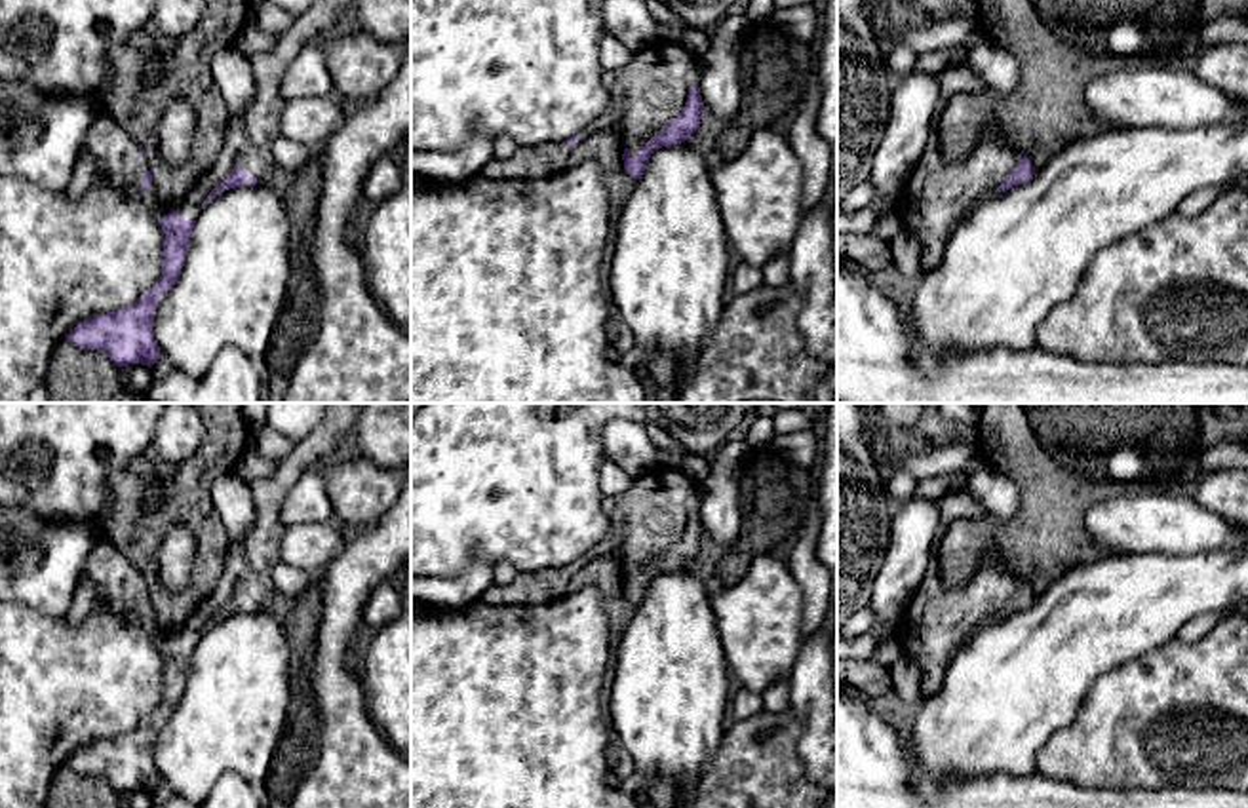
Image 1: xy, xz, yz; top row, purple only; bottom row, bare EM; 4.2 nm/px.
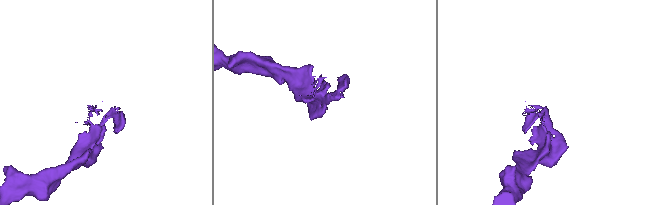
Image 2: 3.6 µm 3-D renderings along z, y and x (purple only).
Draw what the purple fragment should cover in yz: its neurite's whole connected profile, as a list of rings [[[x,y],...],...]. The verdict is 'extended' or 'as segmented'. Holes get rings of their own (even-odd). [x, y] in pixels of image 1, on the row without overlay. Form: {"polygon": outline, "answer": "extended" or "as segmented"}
{"polygon": [[[934,549],[902,620],[898,641],[921,671],[923,698],[944,684],[947,667],[965,643],[995,618],[1006,618],[1033,605],[1027,582],[1003,574],[993,565],[968,582],[947,586]]], "answer": "extended"}

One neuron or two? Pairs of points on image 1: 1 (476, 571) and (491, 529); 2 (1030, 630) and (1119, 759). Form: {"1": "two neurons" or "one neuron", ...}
{"1": "two neurons", "2": "two neurons"}

